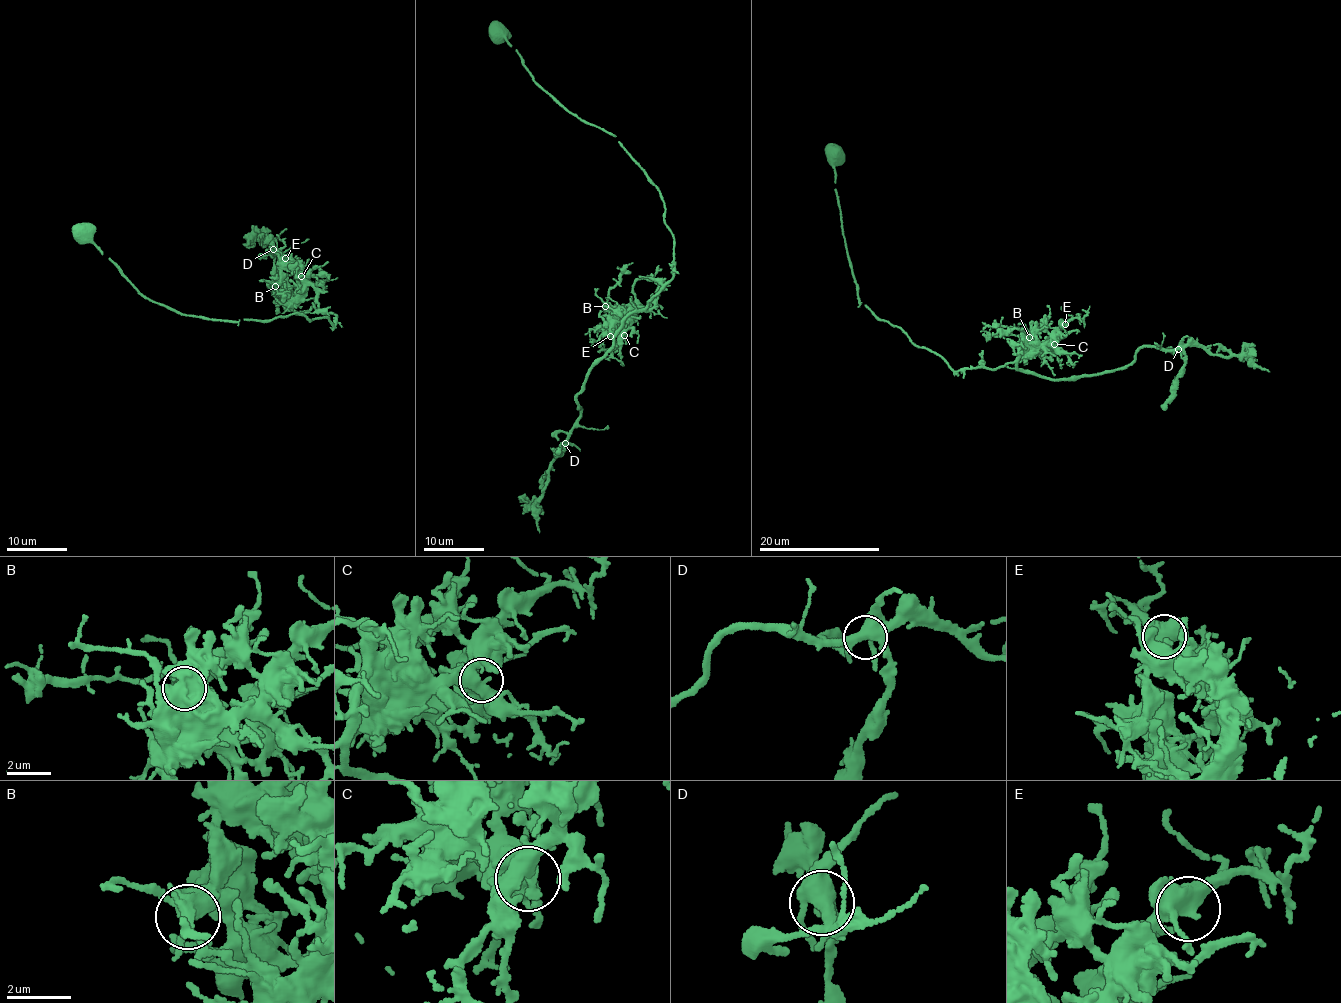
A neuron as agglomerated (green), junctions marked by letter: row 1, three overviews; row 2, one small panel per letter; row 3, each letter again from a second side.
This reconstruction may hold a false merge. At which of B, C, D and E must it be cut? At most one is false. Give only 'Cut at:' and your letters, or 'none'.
Cut at: B

